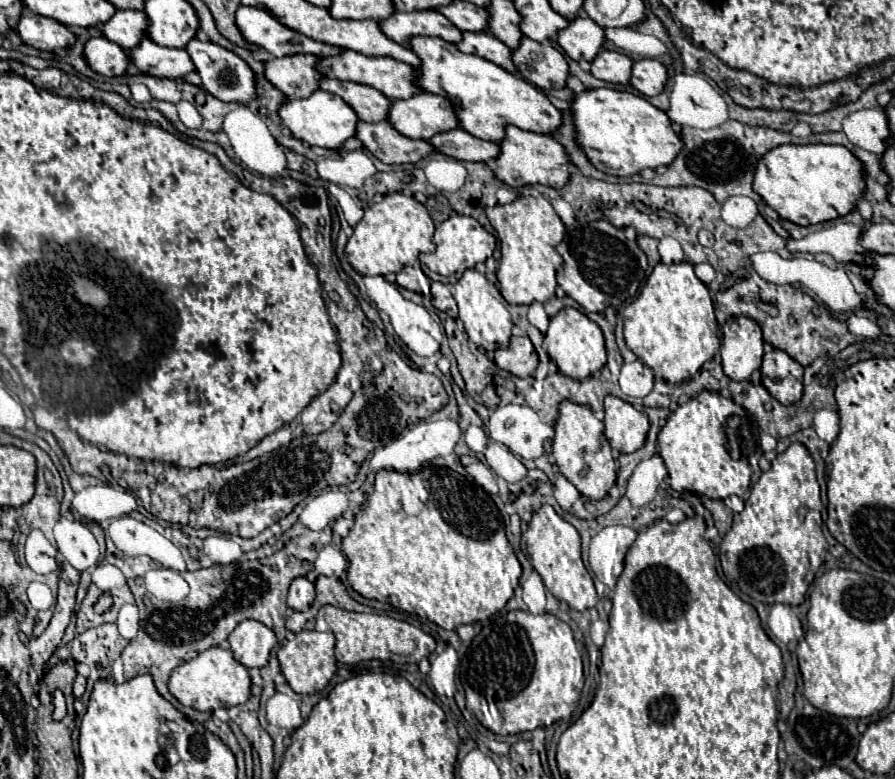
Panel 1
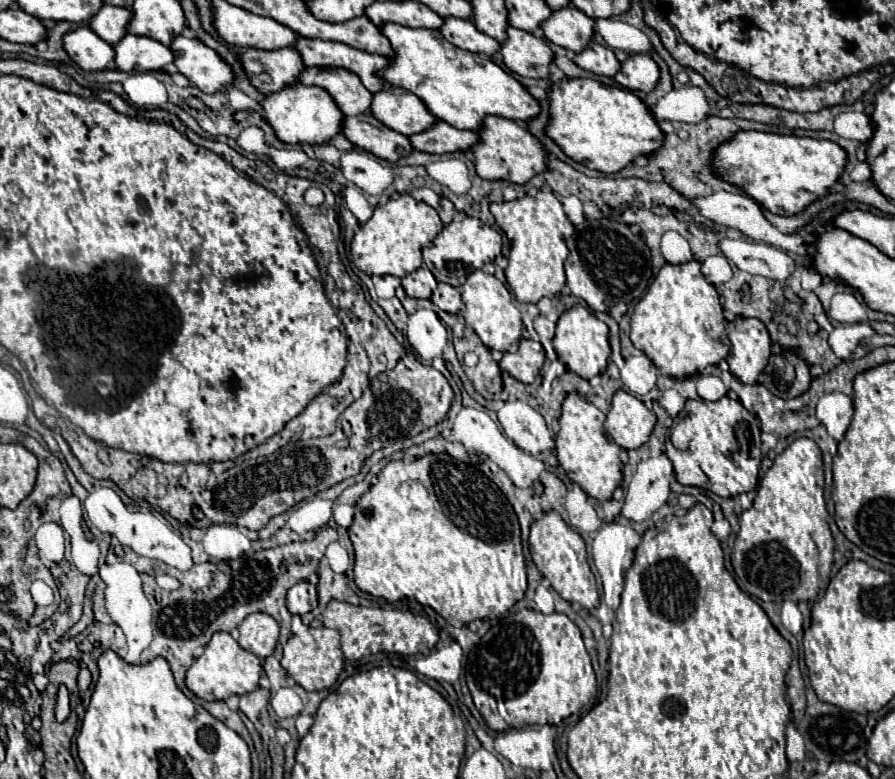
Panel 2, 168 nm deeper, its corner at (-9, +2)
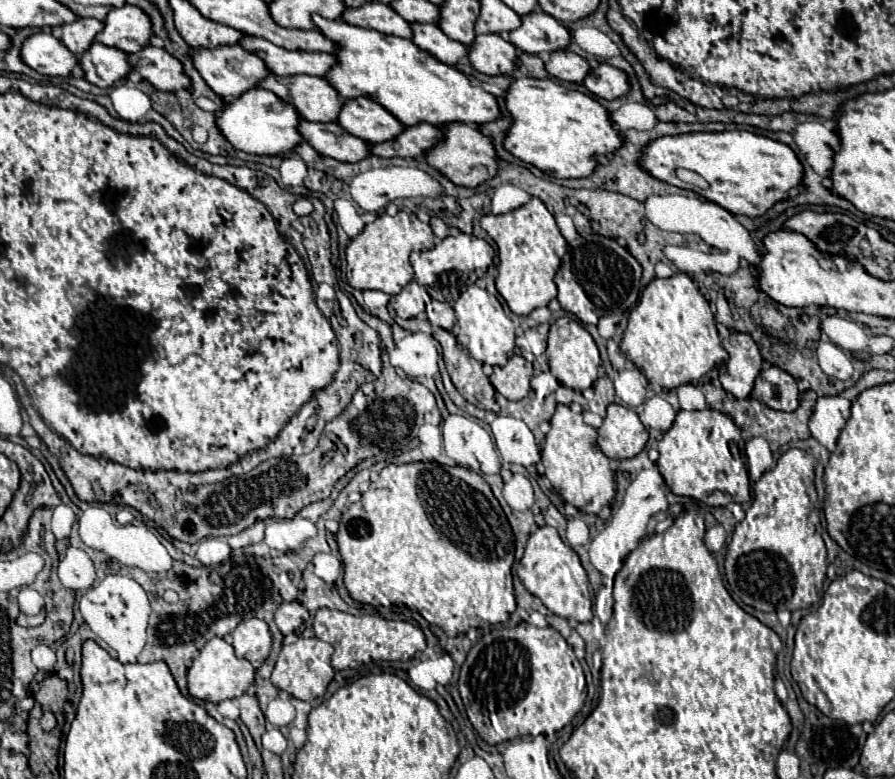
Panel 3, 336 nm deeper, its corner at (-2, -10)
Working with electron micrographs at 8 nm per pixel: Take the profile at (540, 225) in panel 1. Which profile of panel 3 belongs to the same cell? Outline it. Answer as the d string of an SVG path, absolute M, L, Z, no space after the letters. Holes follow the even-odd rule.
M532 197L532 201L510 213L484 215L480 219L480 225L498 245L500 265L496 289L506 301L508 309L514 315L528 315L536 307L546 307L558 293L554 275L560 267L562 255L568 249L568 243L546 205L540 199Z

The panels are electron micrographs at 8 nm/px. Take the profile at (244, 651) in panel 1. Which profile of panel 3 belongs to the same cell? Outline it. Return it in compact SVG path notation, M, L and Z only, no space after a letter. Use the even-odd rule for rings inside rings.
M262 619L242 621L232 633L232 645L238 657L248 659L250 663L262 663L272 647L268 625Z

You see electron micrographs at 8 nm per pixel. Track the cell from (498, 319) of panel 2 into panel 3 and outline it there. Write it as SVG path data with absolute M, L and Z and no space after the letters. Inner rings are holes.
M470 285L454 303L454 313L458 317L458 333L456 339L470 351L474 359L488 365L504 367L508 359L514 355L514 323L504 313L504 307L500 301L490 295L486 289L478 285Z

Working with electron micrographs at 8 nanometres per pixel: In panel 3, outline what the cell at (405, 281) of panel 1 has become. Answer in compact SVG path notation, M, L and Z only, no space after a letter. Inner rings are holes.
M410 281L392 301L394 311L398 313L398 317L402 319L410 319L410 317L418 317L420 313L424 313L426 303L422 299L422 295L428 295L426 290L418 285L416 281Z

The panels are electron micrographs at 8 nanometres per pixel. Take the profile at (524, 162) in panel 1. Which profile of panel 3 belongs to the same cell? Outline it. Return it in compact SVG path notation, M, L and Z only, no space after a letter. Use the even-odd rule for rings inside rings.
M452 123L452 125L446 125L442 133L444 133L444 141L426 153L426 161L434 165L438 171L442 171L454 185L474 189L484 181L496 177L500 169L500 163L498 163L500 159L496 155L494 141L488 135L484 135L476 125Z

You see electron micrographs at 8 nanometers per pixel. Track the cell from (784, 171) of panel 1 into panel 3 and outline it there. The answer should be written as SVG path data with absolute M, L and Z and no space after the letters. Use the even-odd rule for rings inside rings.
M722 131L722 133L688 133L674 137L660 137L652 141L642 155L644 169L660 181L690 189L688 183L680 181L676 169L690 169L702 175L710 189L702 191L692 187L698 195L712 203L728 209L734 215L762 217L776 203L790 197L792 189L798 189L804 181L804 167L800 157L784 143L750 131Z

